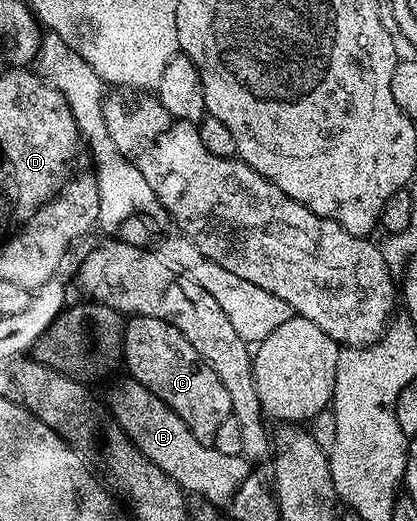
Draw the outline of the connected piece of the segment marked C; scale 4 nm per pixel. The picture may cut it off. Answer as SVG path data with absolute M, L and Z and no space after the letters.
M152 316L131 317L122 332L122 357L124 366L130 369L127 370L129 377L160 396L160 400L164 400L164 404L188 424L192 436L196 436L200 444L214 444L220 424L232 416L228 391L224 384L220 384L220 376L212 372L210 365L198 355L192 344L188 344L188 340L184 340L175 326Z

